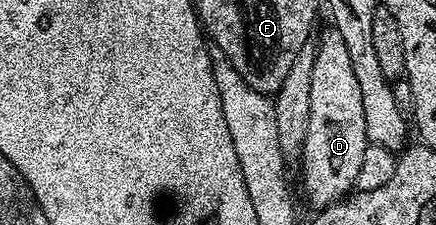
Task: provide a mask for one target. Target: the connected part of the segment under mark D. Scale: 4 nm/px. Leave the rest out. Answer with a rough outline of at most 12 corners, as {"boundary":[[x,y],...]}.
{"boundary":[[343,38],[316,46],[300,160],[306,199],[331,207],[366,159],[364,101]]}

